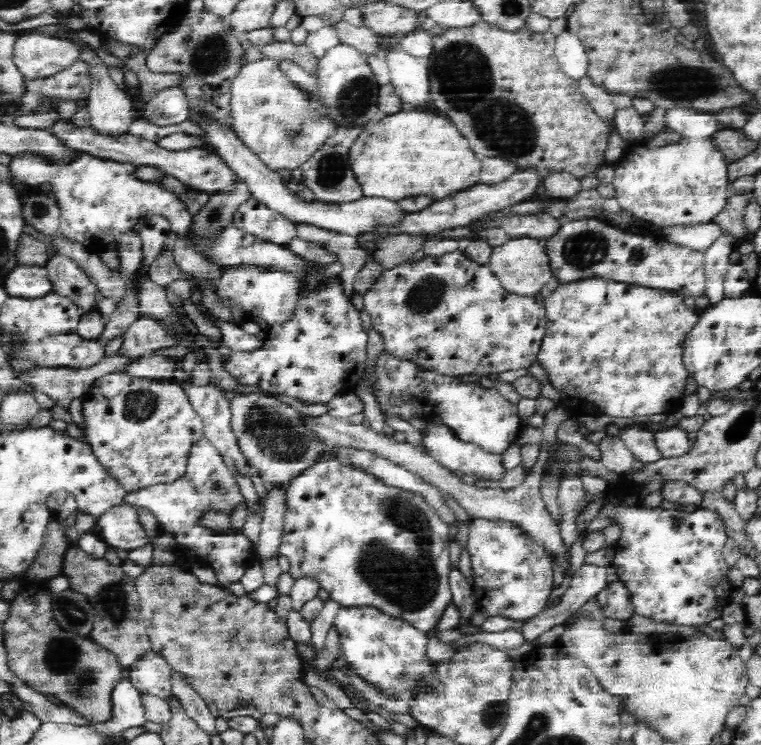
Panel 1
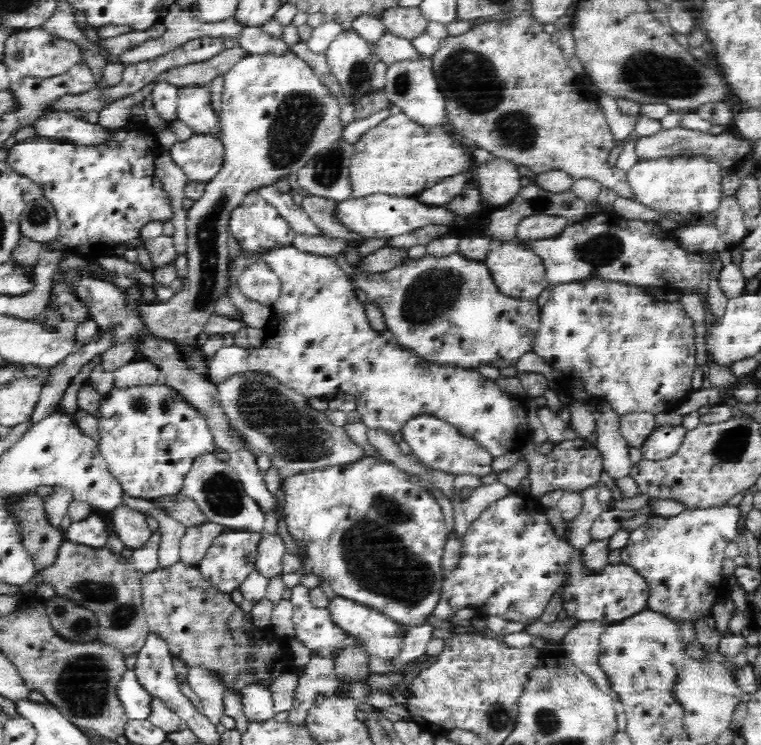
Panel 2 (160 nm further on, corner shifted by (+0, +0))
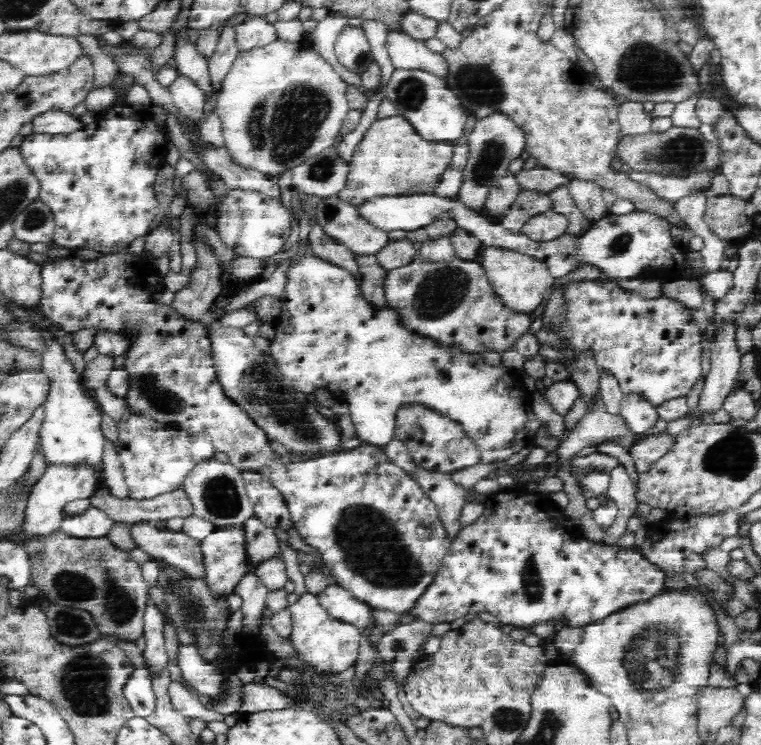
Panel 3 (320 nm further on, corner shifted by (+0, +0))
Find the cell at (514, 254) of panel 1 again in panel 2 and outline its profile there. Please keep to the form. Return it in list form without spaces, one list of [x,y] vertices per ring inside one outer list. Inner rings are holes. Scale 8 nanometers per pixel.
[[[517,241],[493,243],[484,264],[490,269],[492,278],[500,292],[512,298],[536,301],[542,290],[550,286],[543,260],[530,245]]]

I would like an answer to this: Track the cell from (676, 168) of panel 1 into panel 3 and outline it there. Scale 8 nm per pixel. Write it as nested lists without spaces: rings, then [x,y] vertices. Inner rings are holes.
[[[630,170],[628,175],[630,179],[650,189],[660,200],[670,203],[694,194],[704,194],[708,199],[712,196],[712,176],[715,176],[711,170],[694,171],[685,175]]]

